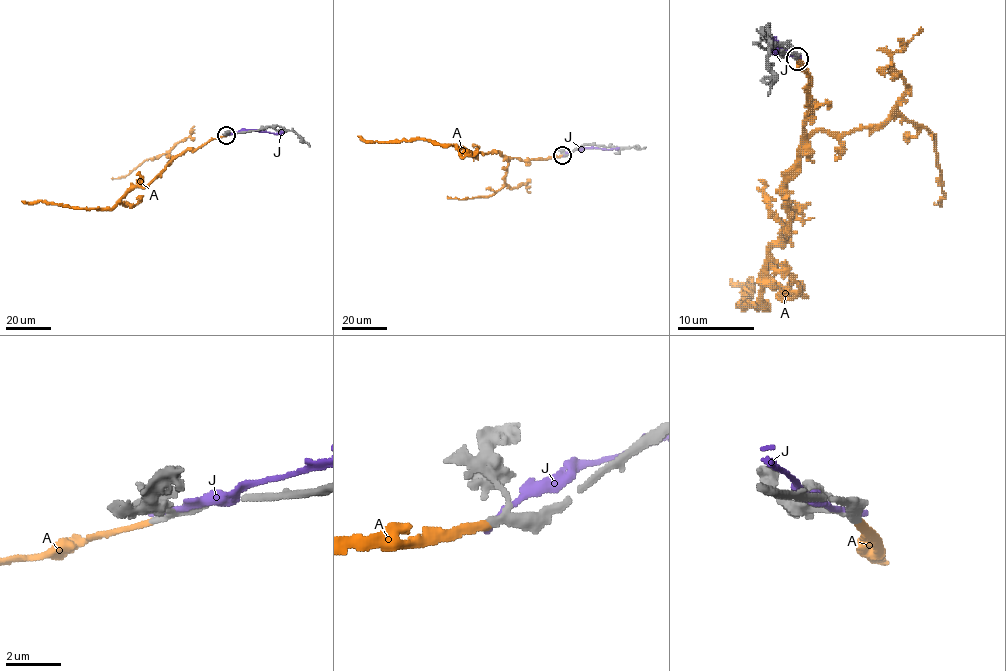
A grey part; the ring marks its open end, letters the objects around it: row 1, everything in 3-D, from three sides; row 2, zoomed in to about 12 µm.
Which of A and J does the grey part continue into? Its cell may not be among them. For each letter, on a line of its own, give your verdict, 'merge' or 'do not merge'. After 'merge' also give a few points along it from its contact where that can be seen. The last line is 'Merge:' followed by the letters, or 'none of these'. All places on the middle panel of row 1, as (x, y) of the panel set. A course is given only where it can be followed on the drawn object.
A: merge; it runs (562, 155), (521, 160), (499, 152), (471, 152), (423, 139), (366, 141), (358, 135)
J: do not merge
Merge: A

